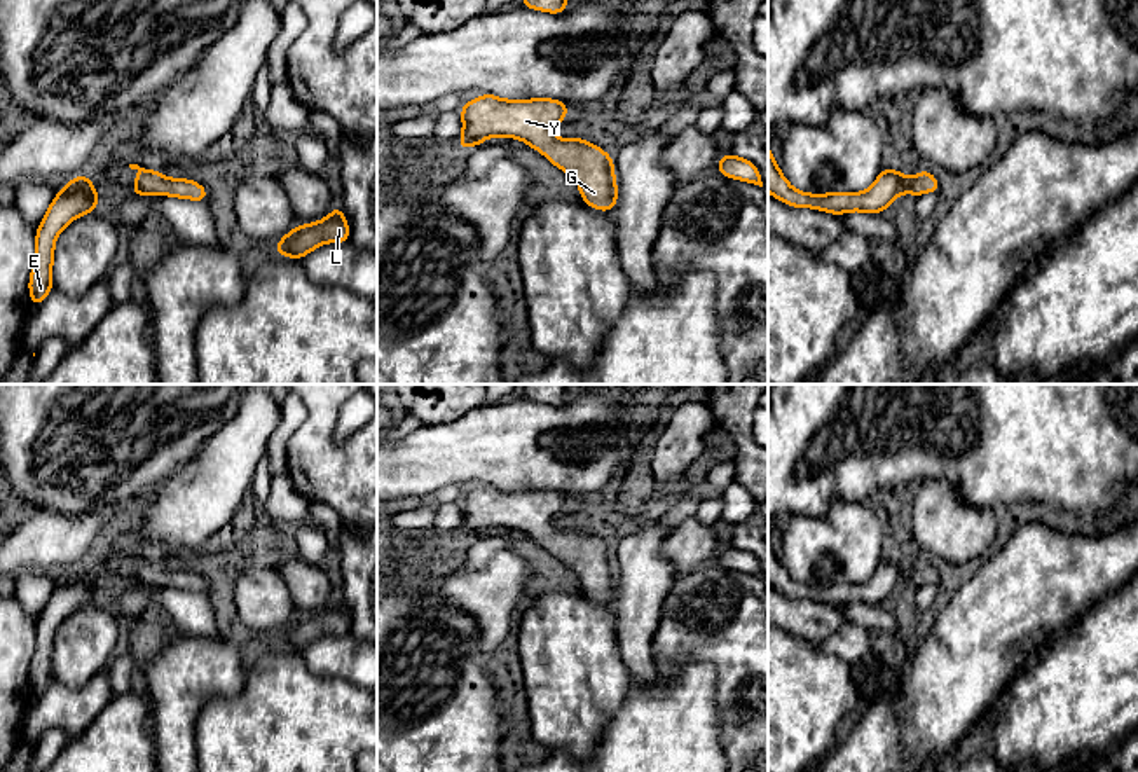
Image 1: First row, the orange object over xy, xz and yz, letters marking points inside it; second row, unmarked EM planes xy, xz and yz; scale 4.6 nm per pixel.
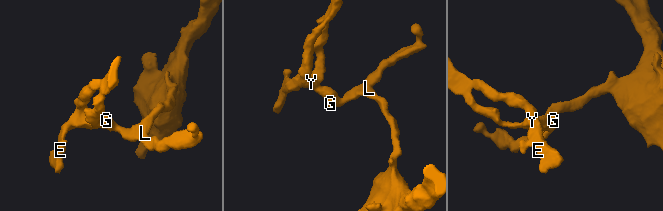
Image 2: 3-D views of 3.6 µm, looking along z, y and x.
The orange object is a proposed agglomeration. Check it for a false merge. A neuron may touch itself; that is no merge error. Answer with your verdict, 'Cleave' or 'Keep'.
Keep

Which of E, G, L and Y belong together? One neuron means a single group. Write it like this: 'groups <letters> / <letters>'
groups E G L Y

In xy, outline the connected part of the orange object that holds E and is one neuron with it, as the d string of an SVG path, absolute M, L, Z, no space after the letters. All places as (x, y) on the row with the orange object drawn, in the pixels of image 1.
M87 173L72 178L52 199L35 236L35 260L30 274L30 299L40 306L52 290L54 245L59 232L75 218L93 213L99 196Z

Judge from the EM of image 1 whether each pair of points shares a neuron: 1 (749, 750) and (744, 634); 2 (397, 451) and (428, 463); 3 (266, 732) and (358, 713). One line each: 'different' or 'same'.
1: same
2: same
3: same

